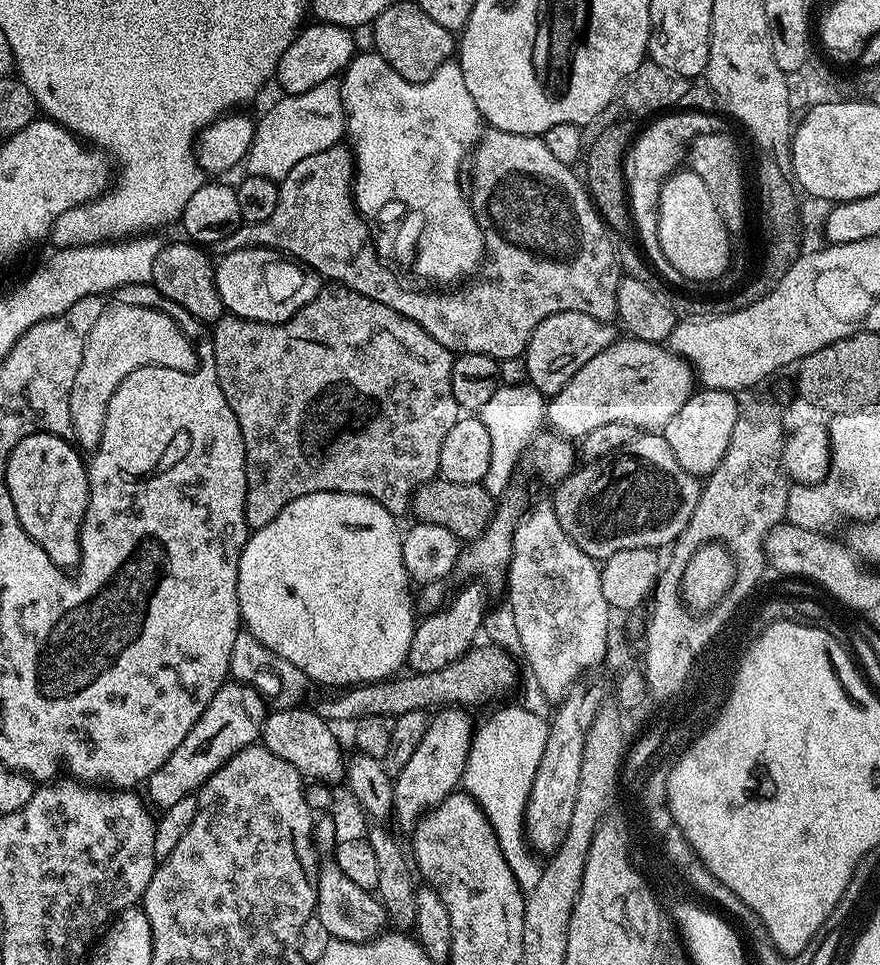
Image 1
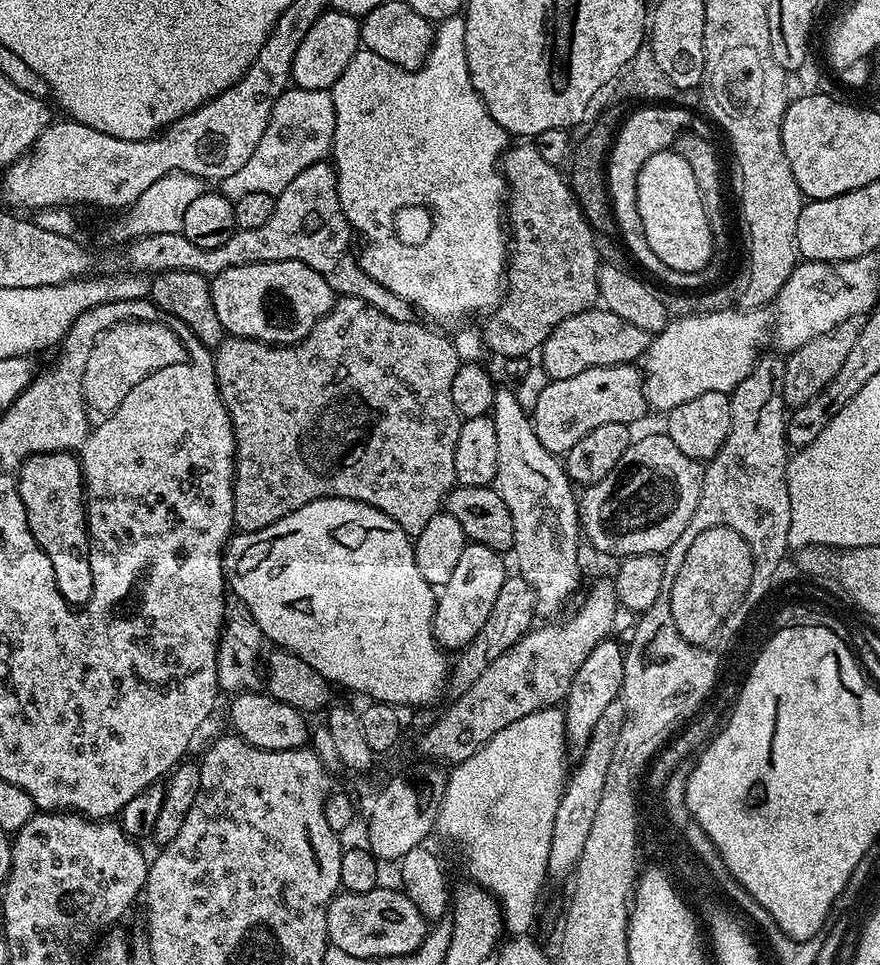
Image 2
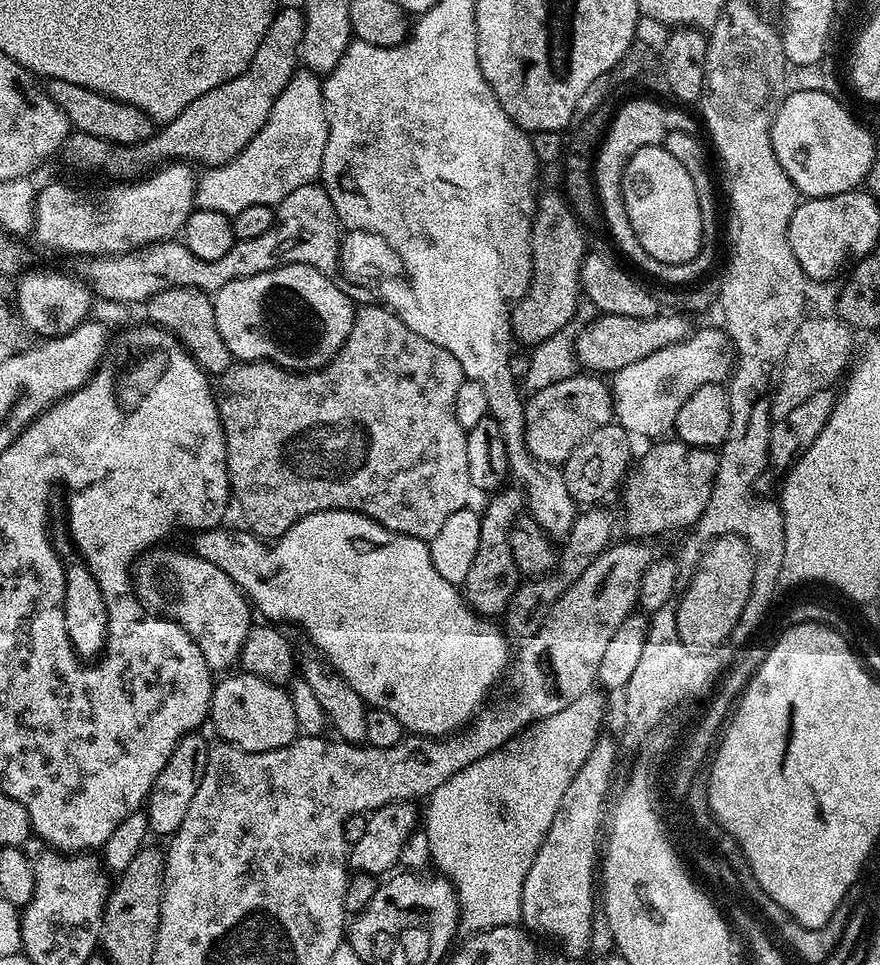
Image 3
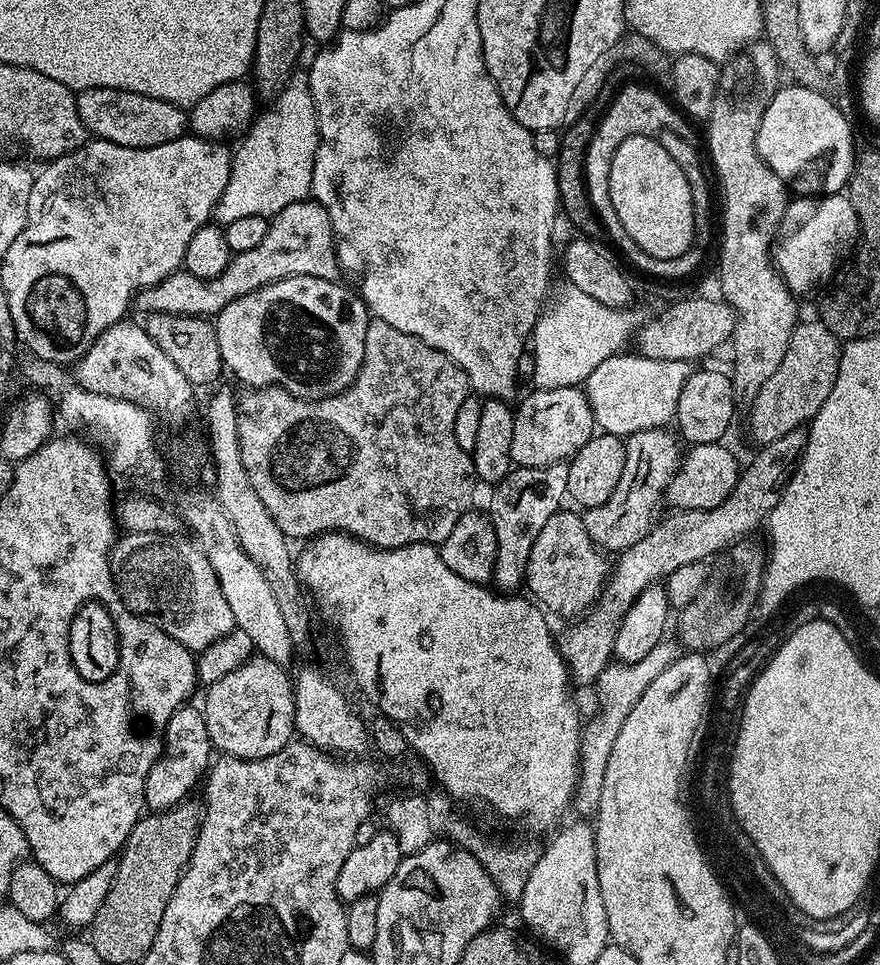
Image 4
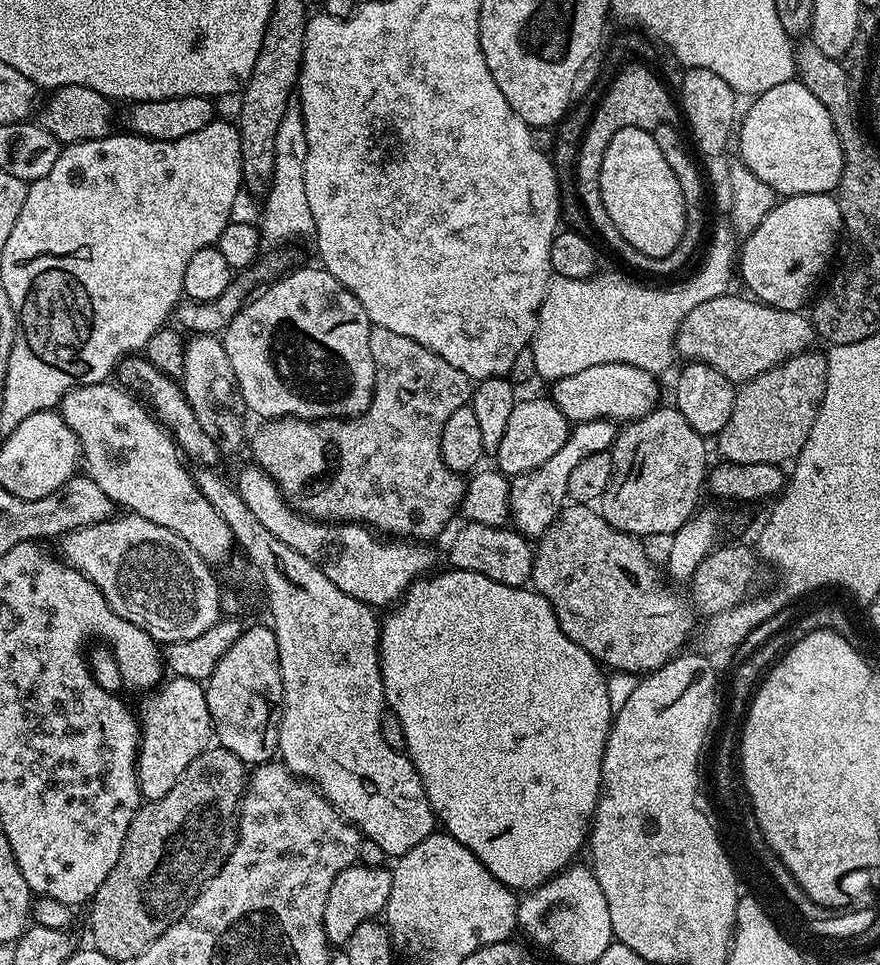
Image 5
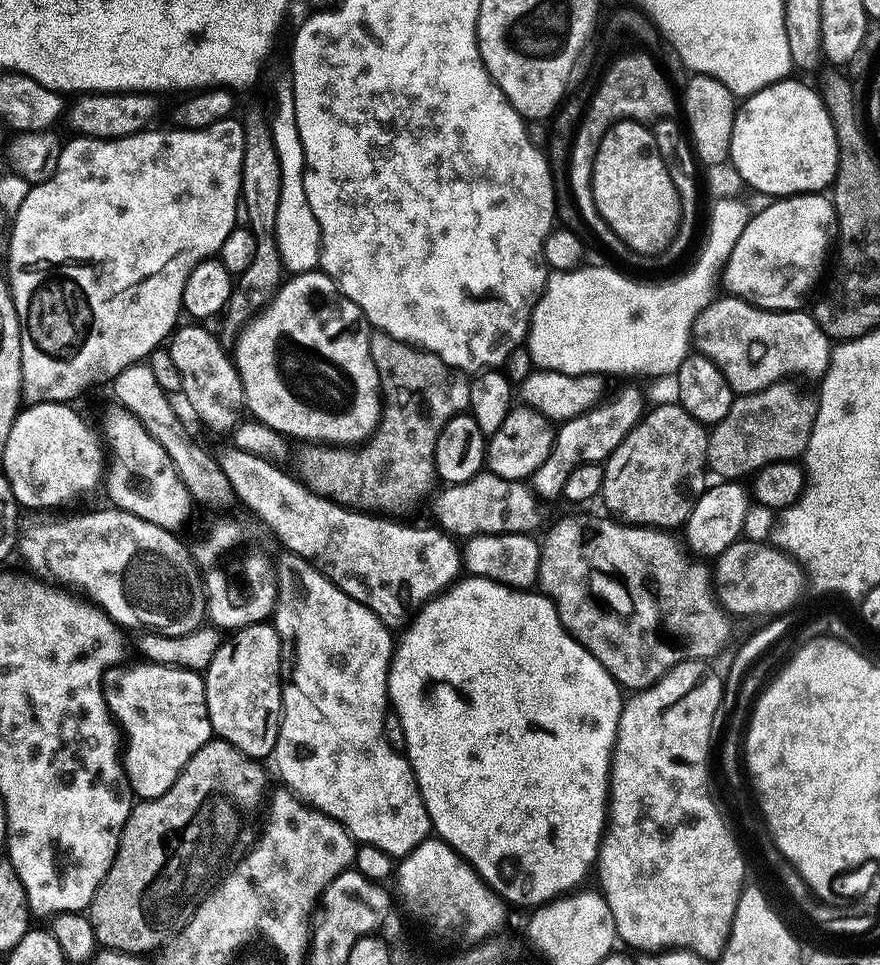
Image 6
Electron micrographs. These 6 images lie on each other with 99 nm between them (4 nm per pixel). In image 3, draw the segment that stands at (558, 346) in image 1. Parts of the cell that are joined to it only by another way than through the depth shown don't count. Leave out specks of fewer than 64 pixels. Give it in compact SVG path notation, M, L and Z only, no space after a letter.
M618 314L597 315L597 320L590 321L580 333L575 333L577 365L592 374L611 374L630 366L630 362L642 362L642 358L654 354L654 350L662 350L689 336L689 317L684 314L675 315L657 314L650 318L626 318Z

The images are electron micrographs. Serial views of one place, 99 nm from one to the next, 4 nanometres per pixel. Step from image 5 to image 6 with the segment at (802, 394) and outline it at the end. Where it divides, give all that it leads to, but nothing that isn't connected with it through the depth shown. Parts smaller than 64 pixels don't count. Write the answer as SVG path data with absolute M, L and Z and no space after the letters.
M781 382L778 384L772 384L766 390L762 390L761 392L752 392L749 396L741 396L737 395L735 399L732 401L732 405L730 406L730 414L726 414L726 418L722 418L718 421L717 424L711 425L709 434L708 434L708 467L707 471L709 473L712 472L716 475L716 478L723 478L728 482L736 482L741 478L740 476L748 476L751 477L753 474L760 471L761 468L765 468L766 466L770 466L774 462L782 462L783 460L791 460L795 461L797 458L803 457L804 451L806 450L806 446L810 442L810 434L814 430L814 418L816 417L816 406L817 401L815 399L812 400L808 396L799 396L798 393L795 392L794 389L791 388L791 383Z

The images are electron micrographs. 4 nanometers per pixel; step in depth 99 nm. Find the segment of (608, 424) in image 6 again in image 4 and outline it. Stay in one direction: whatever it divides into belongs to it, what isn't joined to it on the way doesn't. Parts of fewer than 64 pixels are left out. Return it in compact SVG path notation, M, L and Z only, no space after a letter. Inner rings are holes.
M551 464L545 468L513 467L491 489L486 515L492 521L496 539L496 565L492 571L491 583L501 593L512 594L525 583L524 571L530 558L530 546L538 536L538 530L550 522L552 515L561 511L568 491L568 465ZM497 584L497 585L496 585ZM500 587L500 588L499 588Z

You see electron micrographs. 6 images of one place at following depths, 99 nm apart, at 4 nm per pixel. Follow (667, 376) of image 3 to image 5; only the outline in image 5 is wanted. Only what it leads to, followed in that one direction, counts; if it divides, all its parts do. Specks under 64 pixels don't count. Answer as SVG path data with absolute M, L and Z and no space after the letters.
M606 362L602 366L589 366L586 370L561 380L551 381L550 399L562 410L573 425L591 420L631 422L641 418L661 403L660 384L655 375L638 366L622 362Z

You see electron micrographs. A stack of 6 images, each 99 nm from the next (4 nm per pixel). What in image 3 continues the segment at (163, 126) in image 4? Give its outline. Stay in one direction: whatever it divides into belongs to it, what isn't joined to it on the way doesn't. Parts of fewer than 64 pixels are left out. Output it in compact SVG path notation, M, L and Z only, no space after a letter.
M62 78L45 79L42 87L54 106L68 115L69 125L77 132L109 140L111 144L141 144L152 137L154 121L142 110L138 110L138 106L130 106L121 100L104 96L86 86L74 86L74 82L66 82Z

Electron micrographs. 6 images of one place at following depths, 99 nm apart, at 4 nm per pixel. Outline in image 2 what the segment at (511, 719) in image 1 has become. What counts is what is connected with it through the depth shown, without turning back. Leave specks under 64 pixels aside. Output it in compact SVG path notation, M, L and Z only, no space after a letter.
M561 707L543 708L510 723L490 738L466 761L455 765L447 775L440 803L437 831L452 836L460 846L469 879L487 888L501 904L505 929L513 937L529 935L536 920L536 908L545 880L555 814L566 780L564 770L565 718Z

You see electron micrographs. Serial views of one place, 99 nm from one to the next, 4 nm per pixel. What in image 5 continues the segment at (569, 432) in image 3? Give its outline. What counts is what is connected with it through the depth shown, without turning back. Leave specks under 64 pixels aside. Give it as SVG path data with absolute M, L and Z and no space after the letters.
M536 396L533 400L517 399L514 410L510 410L510 418L506 421L506 431L502 434L502 442L498 442L494 459L495 467L511 478L518 474L526 474L542 462L547 462L553 454L558 454L566 442L570 431L570 421L558 410L552 399Z

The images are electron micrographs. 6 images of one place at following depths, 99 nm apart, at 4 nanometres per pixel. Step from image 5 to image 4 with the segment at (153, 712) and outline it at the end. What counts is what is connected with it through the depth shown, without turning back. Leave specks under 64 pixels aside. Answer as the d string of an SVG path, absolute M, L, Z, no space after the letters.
M185 706L172 715L168 729L164 732L164 751L154 762L150 774L146 774L144 803L152 812L165 812L185 803L191 797L188 795L191 794L192 787L196 783L197 787L205 779L210 767L214 749L206 734L204 713L199 707L192 707Z

